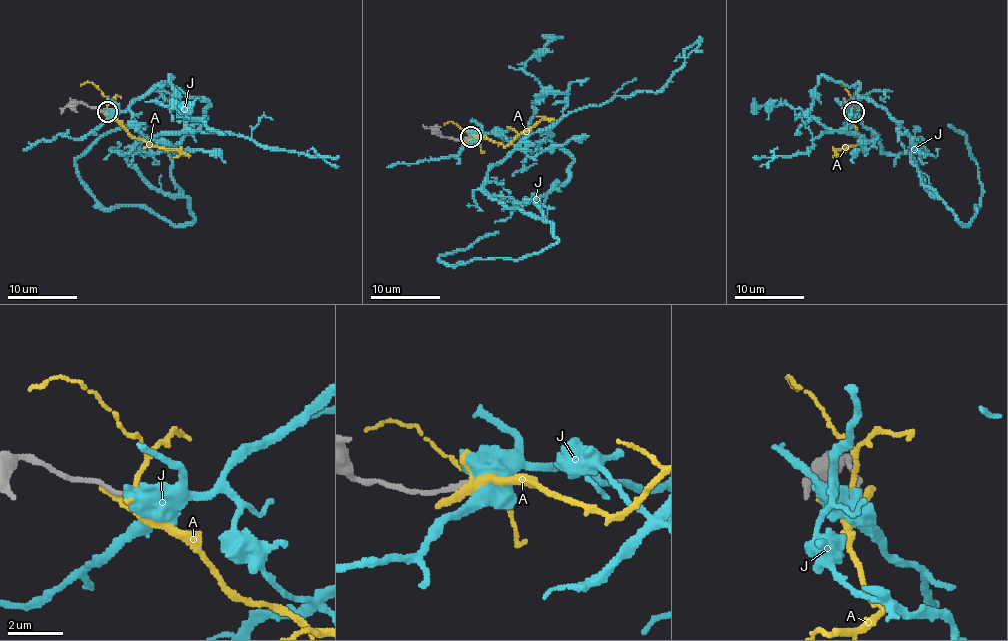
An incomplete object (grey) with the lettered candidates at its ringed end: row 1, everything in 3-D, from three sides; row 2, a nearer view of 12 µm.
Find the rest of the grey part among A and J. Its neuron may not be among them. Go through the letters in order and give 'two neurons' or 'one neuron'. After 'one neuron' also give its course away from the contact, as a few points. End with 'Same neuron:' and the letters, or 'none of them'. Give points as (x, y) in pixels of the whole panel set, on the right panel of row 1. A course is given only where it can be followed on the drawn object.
A: two neurons
J: two neurons
Same neuron: none of them

